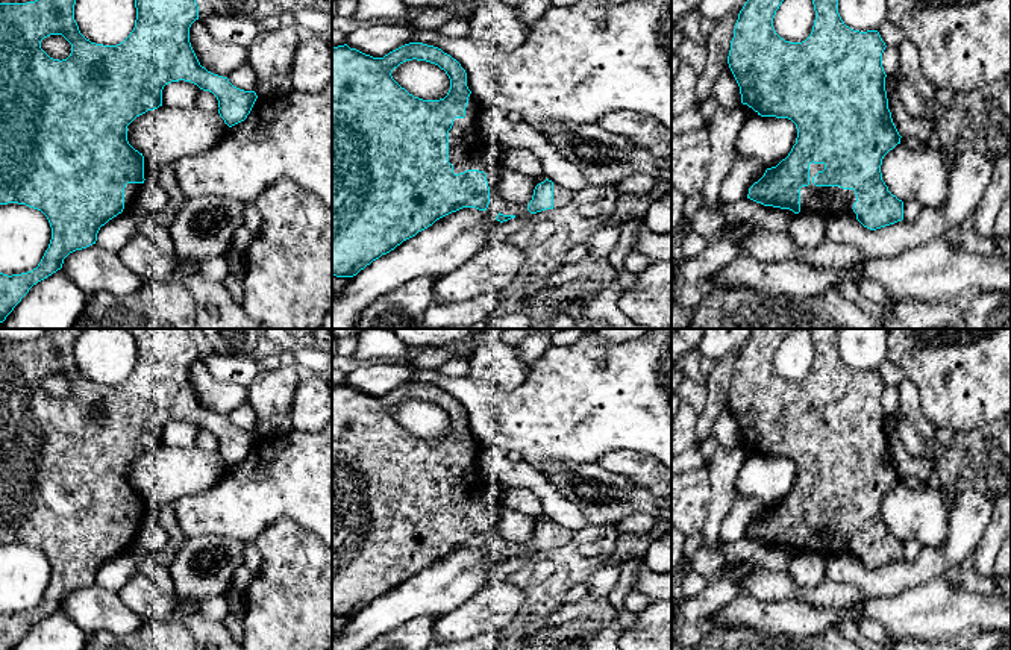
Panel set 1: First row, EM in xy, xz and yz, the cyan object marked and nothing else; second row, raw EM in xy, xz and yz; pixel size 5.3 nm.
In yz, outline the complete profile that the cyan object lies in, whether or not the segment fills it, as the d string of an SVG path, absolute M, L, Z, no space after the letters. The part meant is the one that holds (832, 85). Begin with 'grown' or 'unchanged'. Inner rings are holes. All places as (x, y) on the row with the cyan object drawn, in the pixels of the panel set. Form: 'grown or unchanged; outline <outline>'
grown; outline M747 0L738 14L738 20L734 29L734 38L731 41L731 50L728 56L729 68L740 86L741 103L752 108L761 117L788 118L796 124L797 138L791 152L776 167L767 168L764 176L749 188L747 198L761 203L764 206L773 206L781 209L790 209L794 214L819 214L829 220L843 214L849 214L856 218L864 227L876 230L903 220L903 202L888 191L888 186L882 180L881 165L884 156L900 144L900 135L893 123L891 112L888 109L888 98L885 91L885 71L882 67L882 53L885 42L878 30L859 32L844 24L838 14L838 0L812 0L815 20L811 35L802 42L790 42L781 38L775 27L773 18L784 0Z

